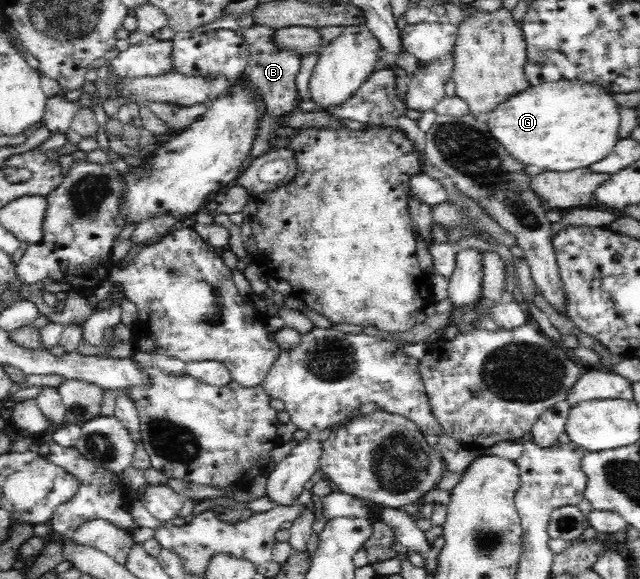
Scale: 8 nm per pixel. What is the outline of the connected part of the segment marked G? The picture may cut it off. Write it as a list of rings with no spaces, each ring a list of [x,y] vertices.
[[[561,80],[545,82],[537,86],[530,86],[523,92],[516,93],[509,100],[497,104],[487,113],[491,135],[504,147],[509,157],[527,164],[527,166],[541,166],[545,170],[567,172],[576,168],[589,167],[591,164],[603,160],[611,153],[619,139],[619,104],[613,98],[614,93],[603,90],[599,84],[587,84],[579,80]]]

